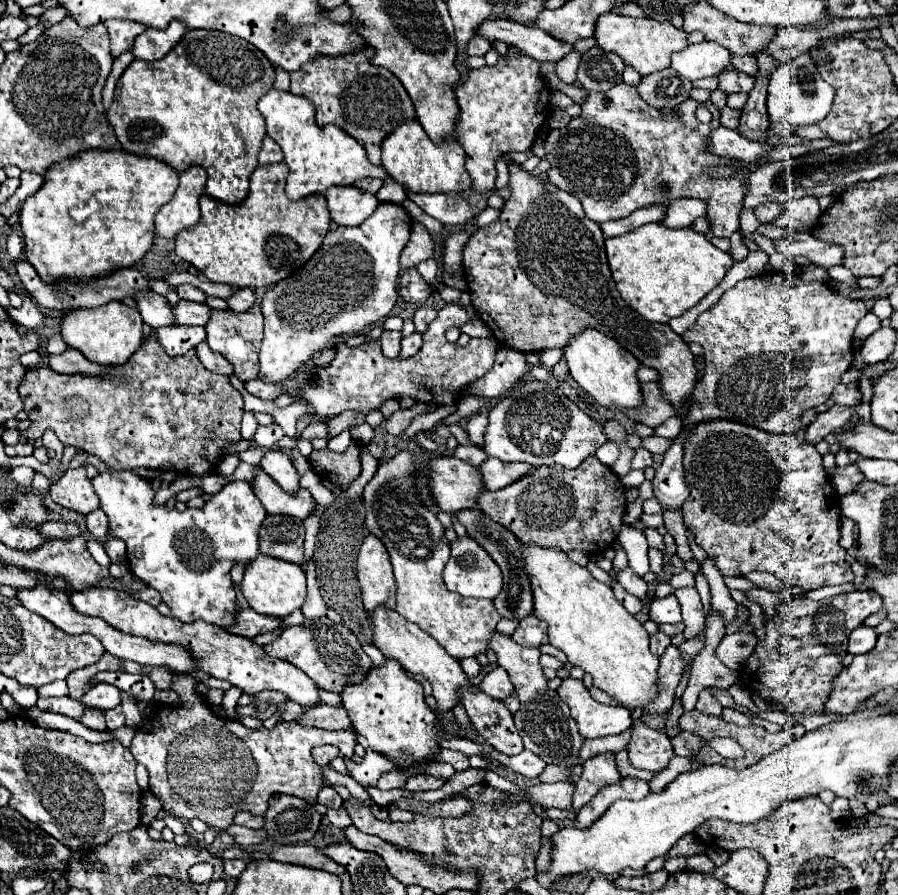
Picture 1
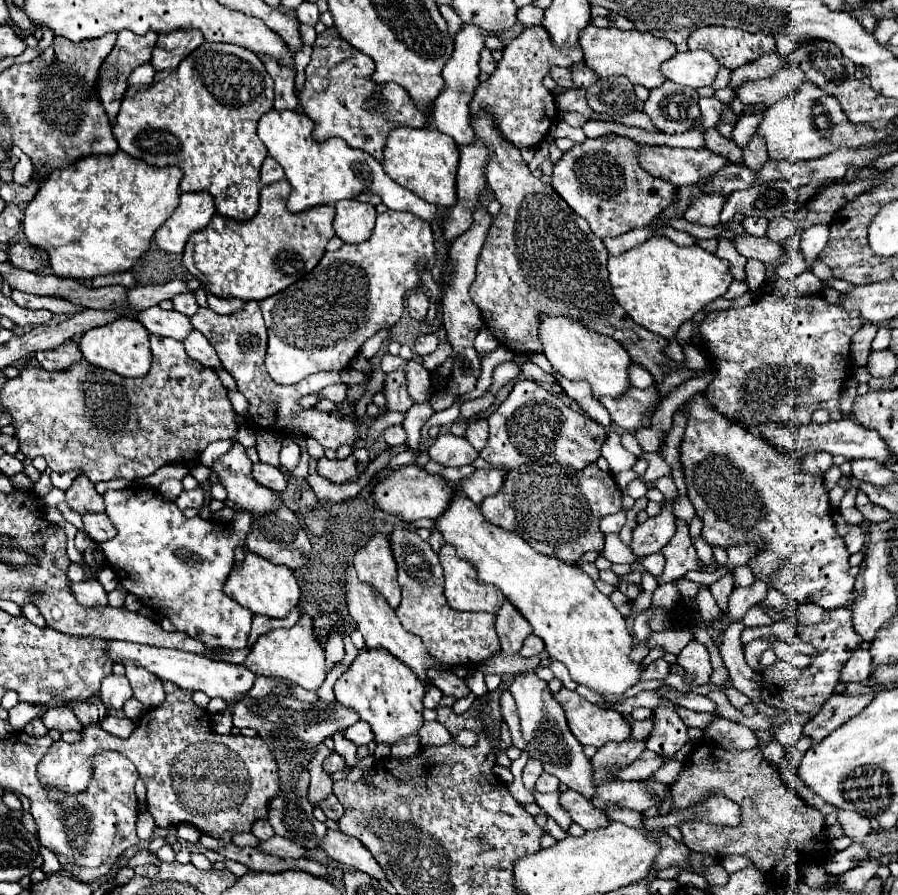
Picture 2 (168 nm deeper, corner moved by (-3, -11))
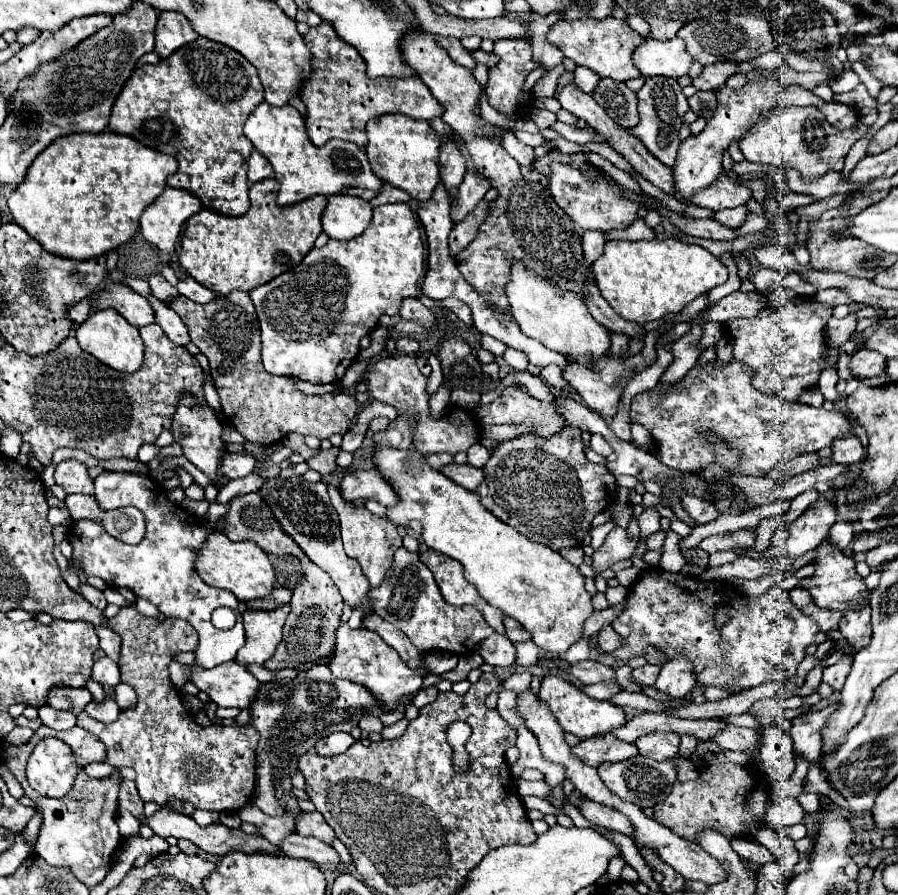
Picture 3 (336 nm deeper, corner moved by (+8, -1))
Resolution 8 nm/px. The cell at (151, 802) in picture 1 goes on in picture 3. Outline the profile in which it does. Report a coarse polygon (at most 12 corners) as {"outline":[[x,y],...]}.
{"outline":[[128,811],[118,813],[122,837],[138,833],[140,821]]}

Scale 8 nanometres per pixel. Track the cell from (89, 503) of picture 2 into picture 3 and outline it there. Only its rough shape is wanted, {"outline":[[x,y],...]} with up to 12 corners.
{"outline":[[76,459],[56,467],[56,483],[70,493],[94,493],[88,469]]}

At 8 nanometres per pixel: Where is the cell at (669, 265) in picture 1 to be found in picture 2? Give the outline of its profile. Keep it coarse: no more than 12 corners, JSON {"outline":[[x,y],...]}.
{"outline":[[651,237],[609,257],[617,303],[669,339],[733,275],[699,245]]}

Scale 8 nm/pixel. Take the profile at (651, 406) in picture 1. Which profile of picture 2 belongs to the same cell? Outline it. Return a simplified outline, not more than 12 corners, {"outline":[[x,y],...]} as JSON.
{"outline":[[629,387],[599,399],[611,421],[627,431],[641,427],[657,405],[657,389]]}

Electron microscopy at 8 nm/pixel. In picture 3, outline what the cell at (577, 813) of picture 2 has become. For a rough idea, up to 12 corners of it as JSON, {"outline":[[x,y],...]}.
{"outline":[[580,799],[578,811],[592,825],[624,835],[628,817],[606,805]]}

